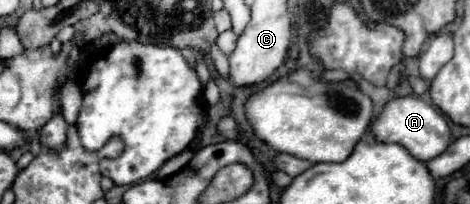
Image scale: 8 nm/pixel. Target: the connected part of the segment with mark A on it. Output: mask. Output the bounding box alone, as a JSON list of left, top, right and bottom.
[369,94,453,162]

